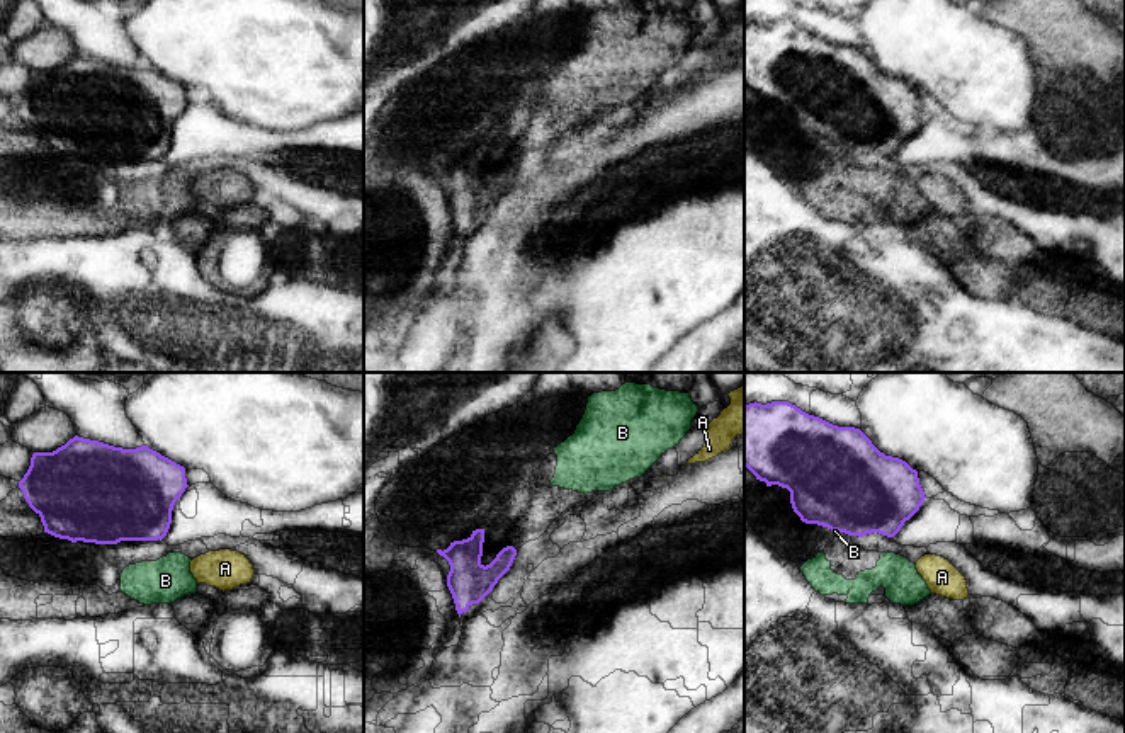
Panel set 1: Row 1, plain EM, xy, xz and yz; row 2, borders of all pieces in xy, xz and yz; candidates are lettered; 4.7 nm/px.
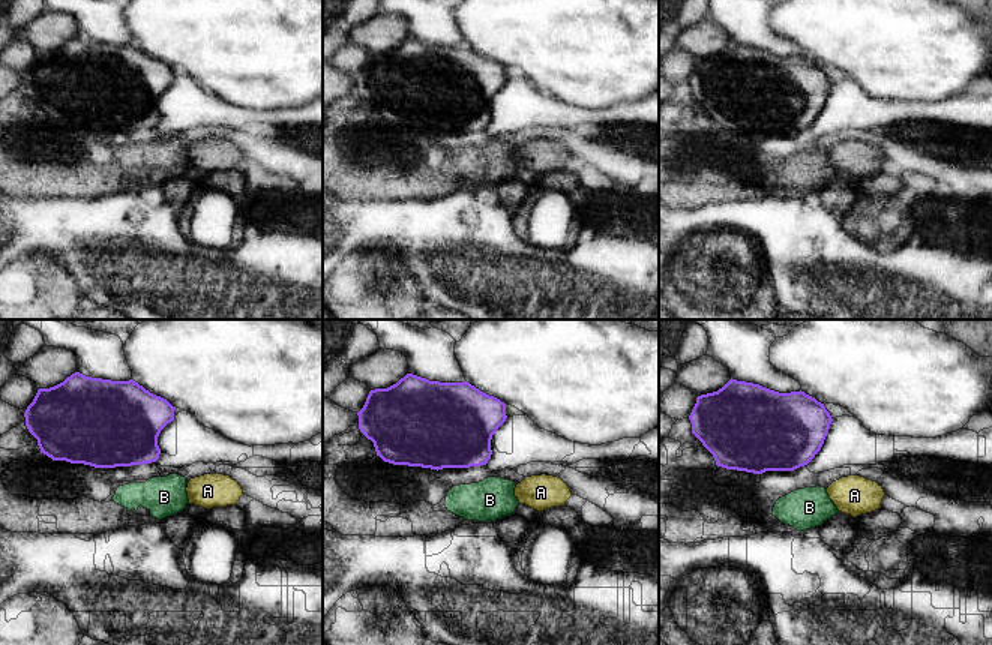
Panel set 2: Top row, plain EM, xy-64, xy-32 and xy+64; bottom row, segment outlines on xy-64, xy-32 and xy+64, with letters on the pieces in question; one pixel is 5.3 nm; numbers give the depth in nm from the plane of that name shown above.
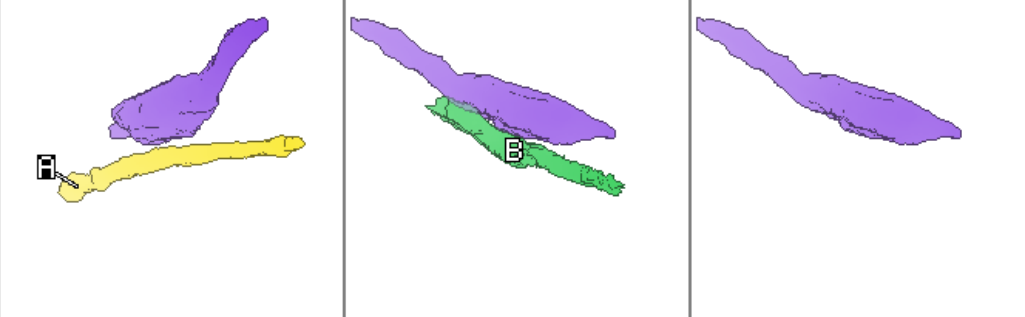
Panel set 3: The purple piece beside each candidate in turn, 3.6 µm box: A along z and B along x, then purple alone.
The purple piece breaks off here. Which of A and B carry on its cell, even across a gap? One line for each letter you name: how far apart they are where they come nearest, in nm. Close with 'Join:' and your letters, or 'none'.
Join: none

